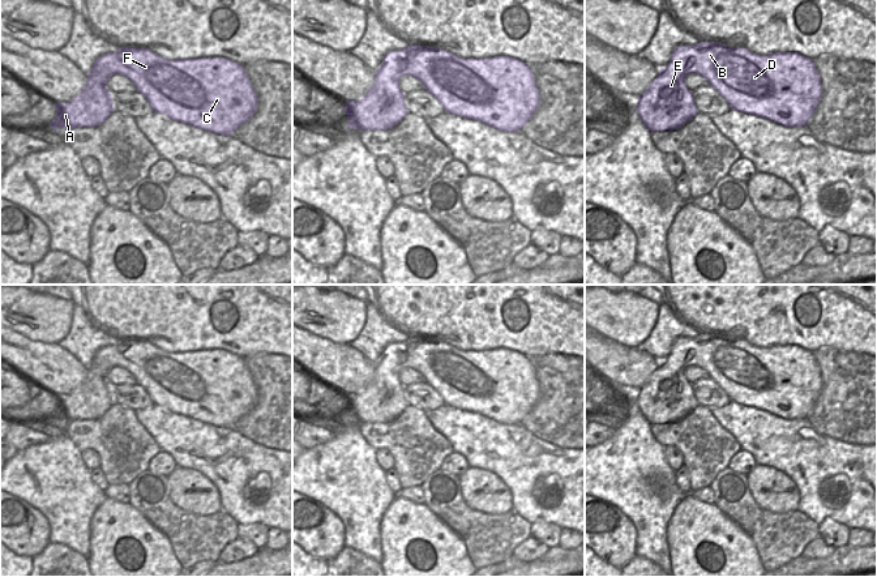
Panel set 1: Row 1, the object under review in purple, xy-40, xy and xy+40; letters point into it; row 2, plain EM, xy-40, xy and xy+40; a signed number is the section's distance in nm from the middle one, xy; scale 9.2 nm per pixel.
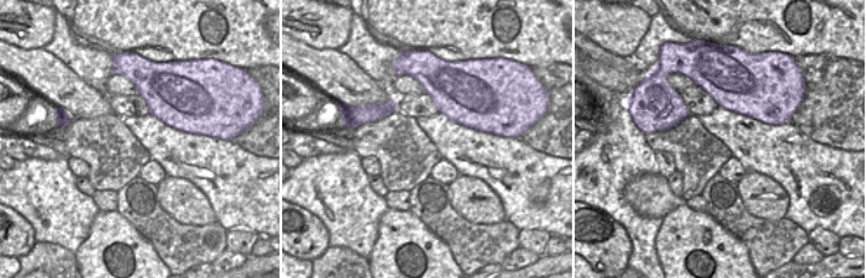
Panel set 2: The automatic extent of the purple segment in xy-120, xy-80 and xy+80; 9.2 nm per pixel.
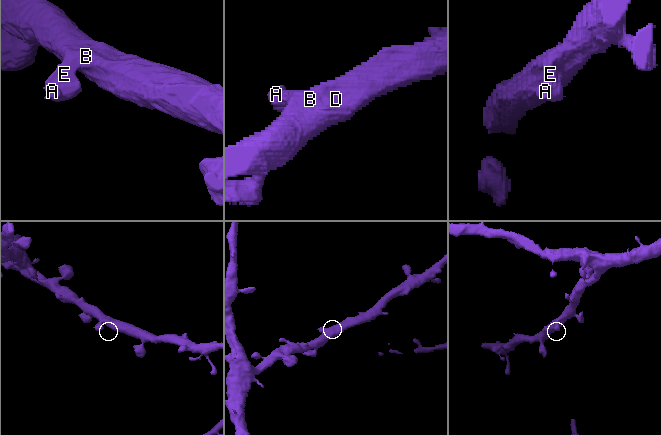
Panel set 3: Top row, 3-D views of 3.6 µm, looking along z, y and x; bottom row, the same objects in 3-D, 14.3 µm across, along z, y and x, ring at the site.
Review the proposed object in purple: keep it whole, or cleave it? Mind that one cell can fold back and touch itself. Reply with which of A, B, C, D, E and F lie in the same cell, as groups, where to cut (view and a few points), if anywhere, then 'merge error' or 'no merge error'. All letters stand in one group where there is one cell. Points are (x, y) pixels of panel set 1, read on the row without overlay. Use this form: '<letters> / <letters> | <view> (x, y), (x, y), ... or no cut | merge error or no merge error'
A B C D E F | no cut | no merge error

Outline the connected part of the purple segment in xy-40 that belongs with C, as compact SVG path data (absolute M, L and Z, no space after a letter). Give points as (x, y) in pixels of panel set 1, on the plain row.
M119 339L117 345L110 345L99 349L93 356L91 363L86 367L86 379L68 396L57 394L54 399L56 410L51 414L54 422L74 422L77 419L98 419L104 415L114 405L112 386L107 382L106 376L114 367L123 367L129 371L137 385L142 386L150 399L157 406L163 406L175 414L211 424L214 427L232 428L234 424L248 414L257 402L258 390L244 363L244 359L224 350L198 350L177 351L171 354L159 347L138 339Z

